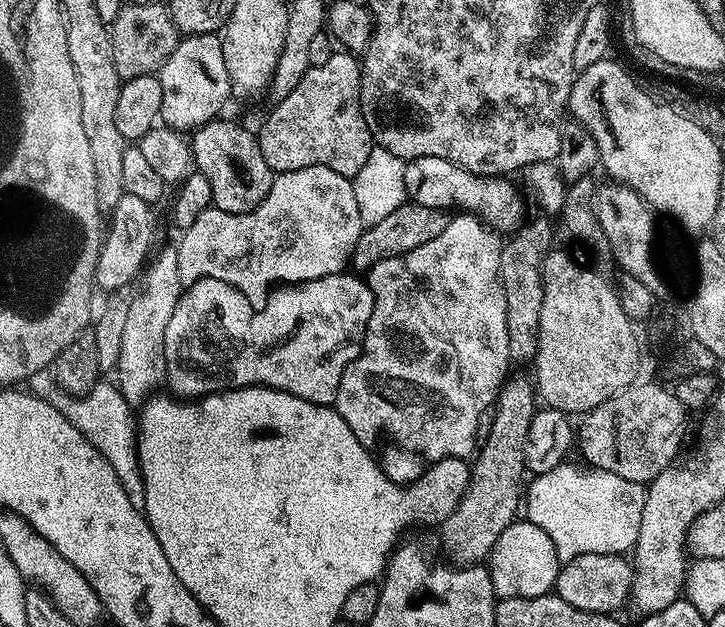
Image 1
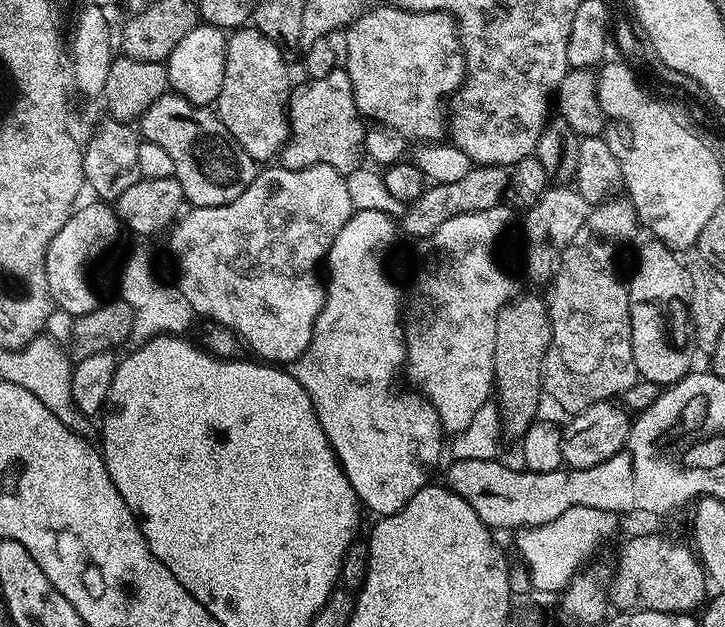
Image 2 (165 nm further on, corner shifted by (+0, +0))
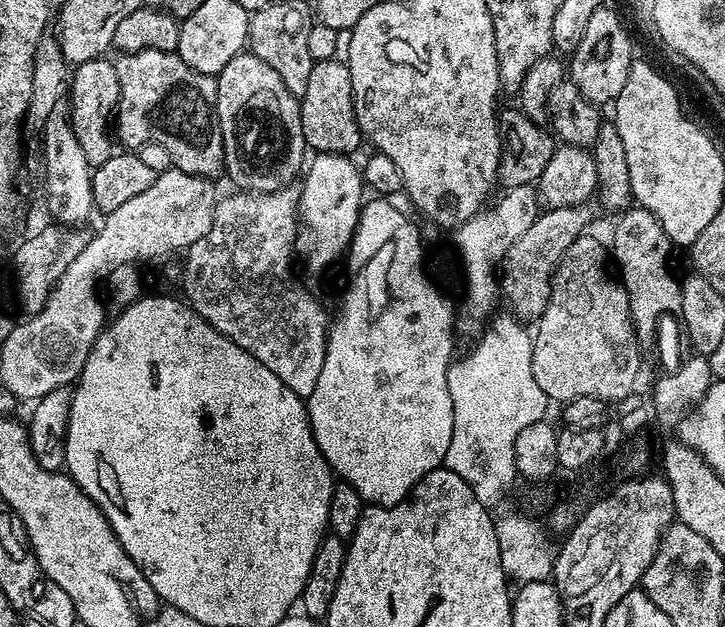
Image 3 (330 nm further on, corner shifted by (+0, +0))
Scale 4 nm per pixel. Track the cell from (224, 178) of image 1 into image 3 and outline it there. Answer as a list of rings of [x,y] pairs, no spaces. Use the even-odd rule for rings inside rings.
[[[134,52],[115,61],[120,83],[120,101],[115,110],[114,132],[120,135],[125,149],[139,150],[147,144],[164,147],[172,159],[172,167],[191,176],[216,178],[224,167],[224,139],[216,117],[216,82],[186,66],[179,55],[171,52]]]

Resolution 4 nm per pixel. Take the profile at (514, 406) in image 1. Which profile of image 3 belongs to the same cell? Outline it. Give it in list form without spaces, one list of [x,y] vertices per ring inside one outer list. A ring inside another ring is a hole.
[[[579,204],[573,208],[550,208],[541,211],[536,220],[514,242],[510,242],[510,250],[506,250],[502,261],[502,275],[498,287],[503,299],[509,300],[511,311],[521,321],[539,321],[546,310],[552,293],[552,278],[556,275],[556,267],[560,259],[570,250],[570,246],[578,237],[589,231],[588,223],[592,220],[591,207]]]

